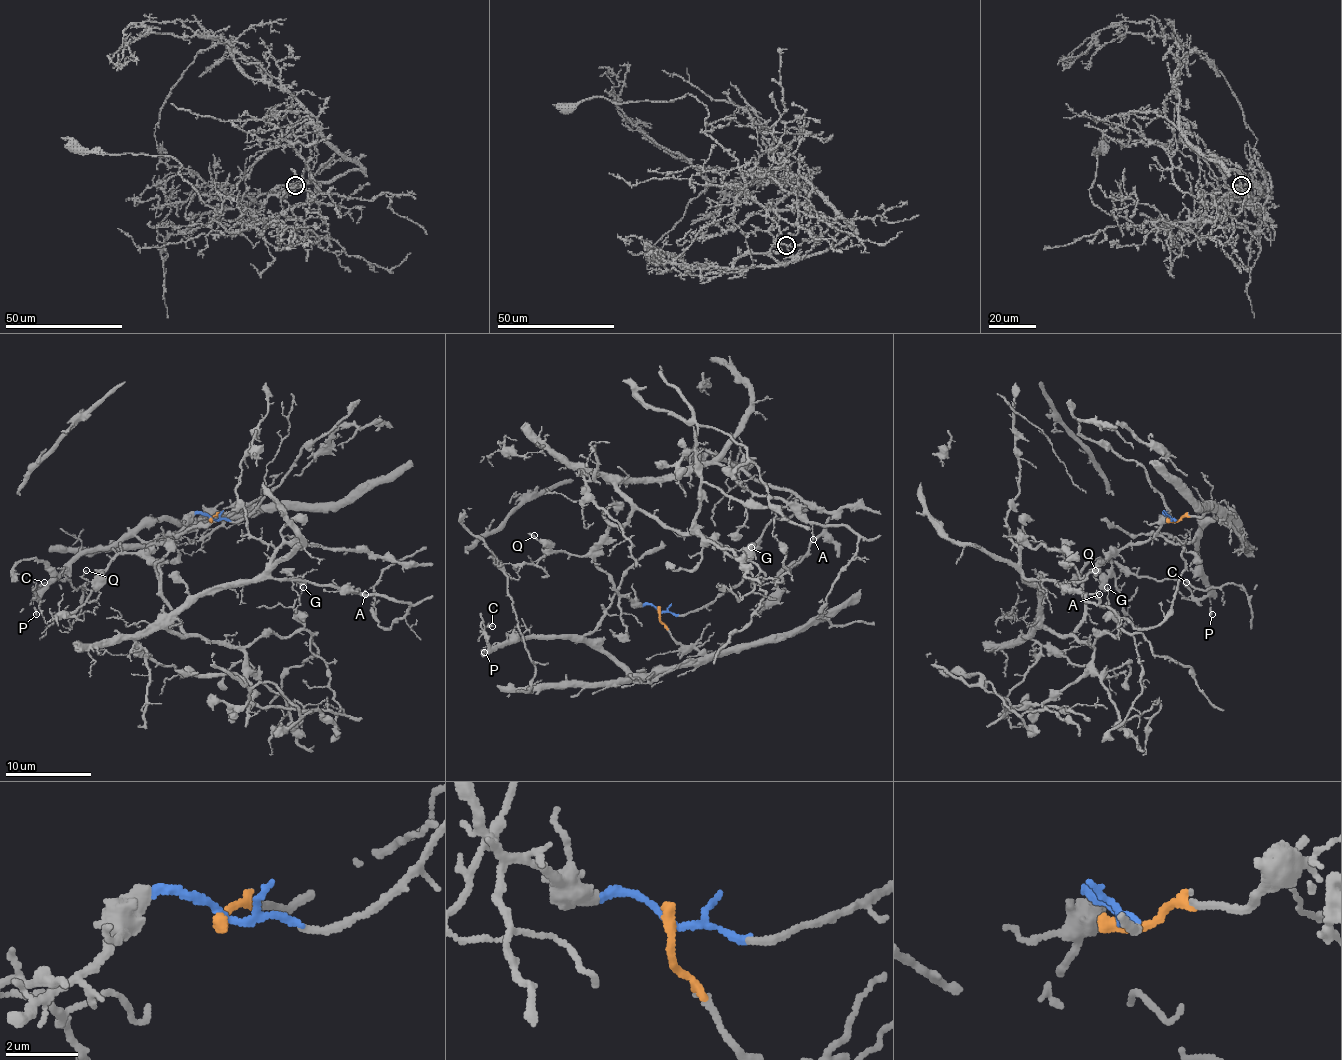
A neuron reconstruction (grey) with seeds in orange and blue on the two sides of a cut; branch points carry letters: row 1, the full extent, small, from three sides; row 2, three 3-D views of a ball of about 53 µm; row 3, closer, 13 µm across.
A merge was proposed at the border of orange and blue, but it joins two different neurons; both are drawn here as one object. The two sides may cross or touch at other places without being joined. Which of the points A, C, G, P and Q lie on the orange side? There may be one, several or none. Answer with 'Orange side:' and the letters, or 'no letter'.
Orange side: C, P

